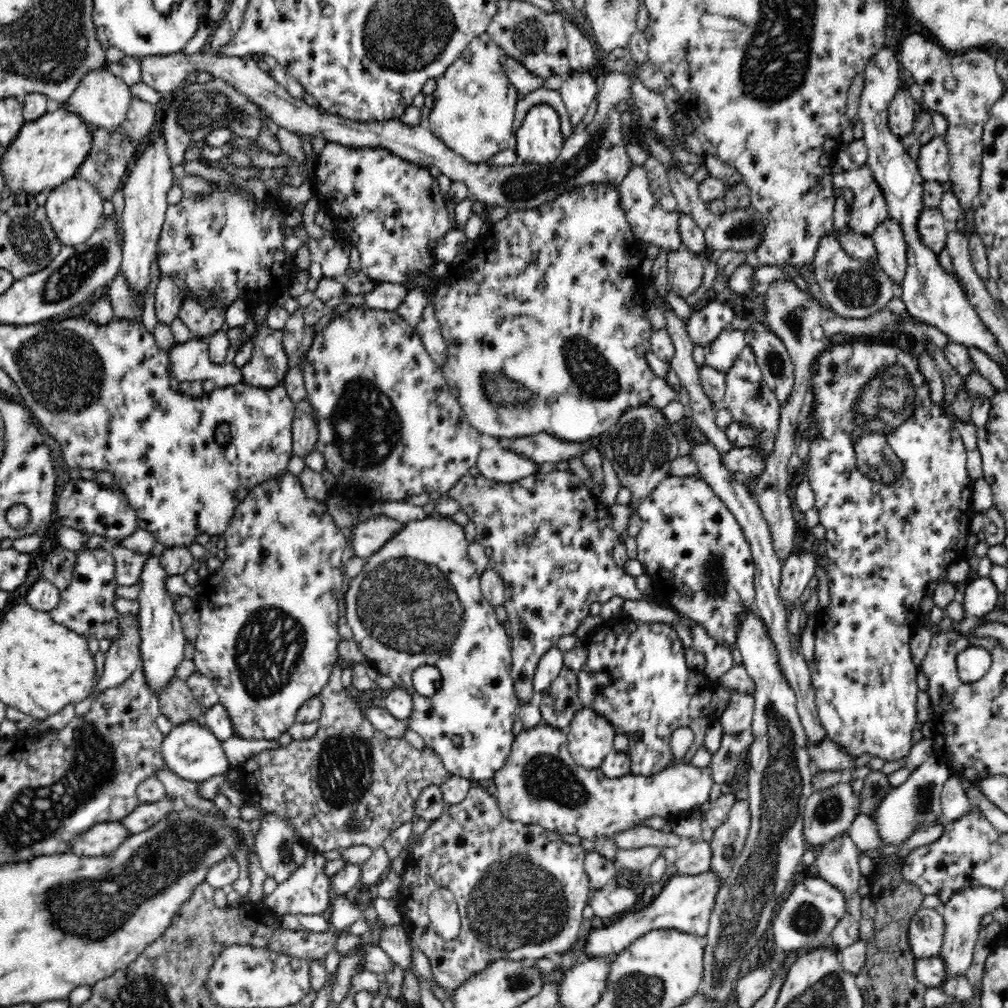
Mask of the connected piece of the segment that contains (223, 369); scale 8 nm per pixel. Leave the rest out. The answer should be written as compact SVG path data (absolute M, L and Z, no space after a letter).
M191 336L169 350L170 366L178 382L214 379L216 387L228 387L242 381L239 371L229 366L211 364L206 337Z

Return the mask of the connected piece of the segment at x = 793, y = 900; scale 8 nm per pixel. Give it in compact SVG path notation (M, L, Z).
M820 876L808 877L793 883L780 903L772 920L771 929L778 951L814 949L831 944L832 932L836 924L848 912L846 893Z

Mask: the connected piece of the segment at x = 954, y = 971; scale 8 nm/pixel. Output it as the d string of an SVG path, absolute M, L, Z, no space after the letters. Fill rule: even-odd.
M978 886L978 888L962 890L960 894L954 894L954 896L950 898L950 902L941 907L940 910L945 920L945 934L939 957L943 960L945 975L942 977L937 988L940 988L942 992L944 992L942 984L946 984L946 982L952 980L952 978L966 976L968 968L972 966L973 950L976 939L978 938L978 931L981 927L980 919L982 916L994 912L998 906L1003 905L1005 905L1005 902L1004 893L1002 893L1002 891Z

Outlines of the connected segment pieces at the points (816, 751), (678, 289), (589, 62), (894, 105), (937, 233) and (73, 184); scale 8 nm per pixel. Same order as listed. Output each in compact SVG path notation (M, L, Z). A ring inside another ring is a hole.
M827 735L812 743L807 739L806 752L809 756L813 774L822 772L842 772L842 774L856 770L856 755L852 755L844 745L836 743Z
M685 248L667 254L667 275L671 291L676 296L687 298L702 284L702 263L696 254L691 254Z
M558 9L558 13L563 17L564 36L567 40L567 55L571 70L594 70L597 66L592 39L582 33L575 19L567 15L563 9Z
M907 87L898 90L888 106L888 127L892 134L902 138L913 132L914 106L916 101L910 96Z
M925 207L918 218L921 242L933 252L940 254L946 249L950 225L938 207Z
M75 176L56 189L49 191L45 204L46 215L54 227L57 238L65 246L79 246L88 243L101 226L102 205L105 199L90 182Z

